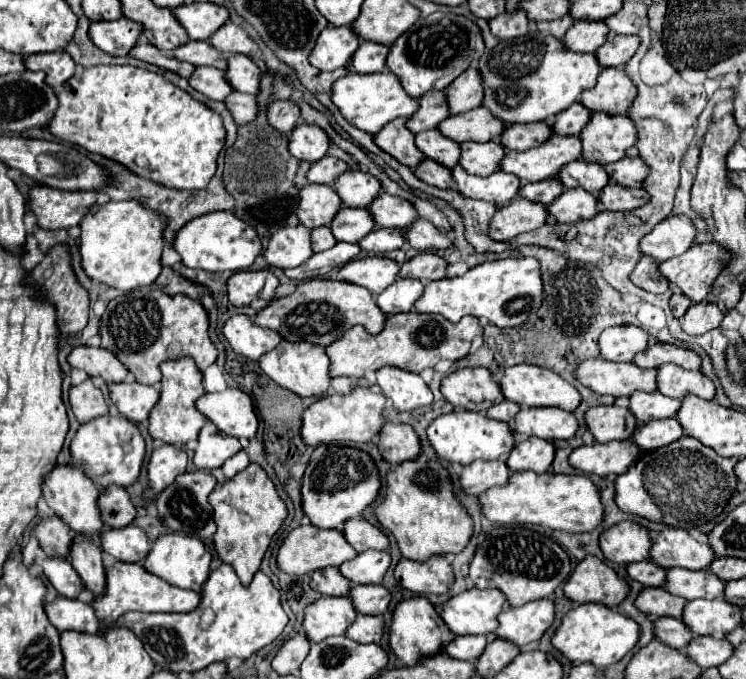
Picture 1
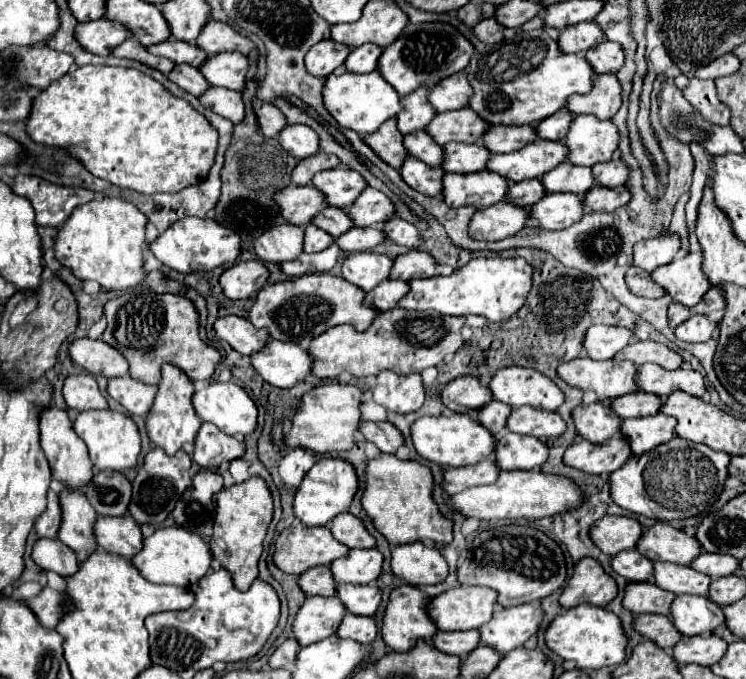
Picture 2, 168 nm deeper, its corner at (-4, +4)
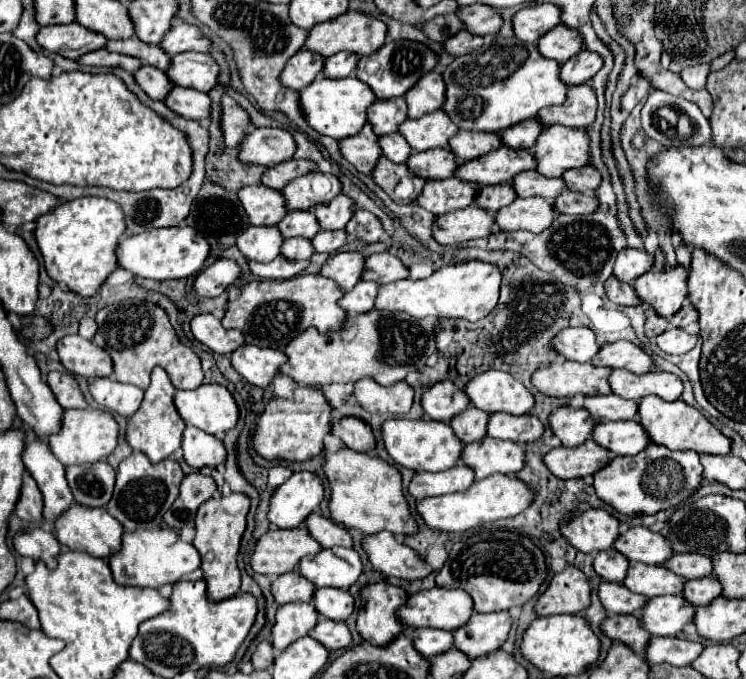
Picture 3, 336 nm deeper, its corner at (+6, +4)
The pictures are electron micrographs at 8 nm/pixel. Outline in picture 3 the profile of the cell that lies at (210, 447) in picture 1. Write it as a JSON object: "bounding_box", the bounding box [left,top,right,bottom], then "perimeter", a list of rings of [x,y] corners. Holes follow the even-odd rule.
{"bounding_box":[182,427,226,467],"perimeter":[[[186,427],[182,439],[184,461],[194,467],[216,467],[226,461],[226,447],[216,437],[200,431],[198,427]]]}

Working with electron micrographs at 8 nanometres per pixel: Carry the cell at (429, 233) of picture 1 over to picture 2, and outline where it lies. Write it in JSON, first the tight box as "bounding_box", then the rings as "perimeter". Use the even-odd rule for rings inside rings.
{"bounding_box":[382,217,420,247],"perimeter":[[[400,217],[388,219],[388,221],[384,223],[382,231],[386,233],[388,239],[392,239],[392,241],[398,243],[398,245],[418,247],[418,243],[420,243],[420,231],[418,231],[412,223],[408,223],[408,221],[400,219]]]}

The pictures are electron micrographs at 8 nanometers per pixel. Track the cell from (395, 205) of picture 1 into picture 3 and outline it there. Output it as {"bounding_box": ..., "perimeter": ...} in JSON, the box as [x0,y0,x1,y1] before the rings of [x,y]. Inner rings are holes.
{"bounding_box":[314,193,356,231],"perimeter":[[[340,193],[330,203],[316,205],[314,207],[314,213],[316,213],[318,223],[320,223],[322,229],[334,231],[334,229],[344,229],[346,227],[346,223],[354,215],[354,207],[356,207],[356,203],[348,195]]]}

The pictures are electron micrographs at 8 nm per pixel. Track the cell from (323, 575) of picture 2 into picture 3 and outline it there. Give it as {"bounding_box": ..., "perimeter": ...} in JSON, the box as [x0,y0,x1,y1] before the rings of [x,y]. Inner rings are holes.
{"bounding_box":[272,571,312,605],"perimeter":[[[296,571],[284,573],[272,583],[272,595],[280,605],[294,601],[312,601],[312,591],[312,583],[308,583],[308,579],[302,579],[302,575]]]}

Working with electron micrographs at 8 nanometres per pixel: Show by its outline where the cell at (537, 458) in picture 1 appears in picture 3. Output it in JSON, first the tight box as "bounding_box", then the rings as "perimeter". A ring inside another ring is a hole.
{"bounding_box":[462,437,526,479],"perimeter":[[[484,437],[480,443],[464,447],[462,459],[474,469],[476,479],[484,479],[494,473],[516,475],[526,463],[526,451],[520,443]]]}

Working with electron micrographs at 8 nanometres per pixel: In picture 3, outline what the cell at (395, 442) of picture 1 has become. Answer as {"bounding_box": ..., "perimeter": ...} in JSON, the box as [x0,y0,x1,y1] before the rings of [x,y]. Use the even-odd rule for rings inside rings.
{"bounding_box":[332,417,376,453],"perimeter":[[[344,417],[340,421],[334,421],[332,433],[338,435],[348,449],[354,449],[358,453],[370,453],[376,449],[376,439],[372,433],[372,427],[356,417]]]}

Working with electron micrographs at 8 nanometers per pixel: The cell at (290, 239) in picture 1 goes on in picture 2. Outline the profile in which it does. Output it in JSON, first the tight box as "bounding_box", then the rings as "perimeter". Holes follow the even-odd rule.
{"bounding_box":[254,225,304,263],"perimeter":[[[276,225],[254,241],[254,251],[262,261],[284,263],[296,259],[302,253],[302,235],[304,229],[298,225]]]}

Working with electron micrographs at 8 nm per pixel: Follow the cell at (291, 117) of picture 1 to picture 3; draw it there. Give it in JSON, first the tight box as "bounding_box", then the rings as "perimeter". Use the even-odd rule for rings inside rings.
{"bounding_box":[222,95,252,147],"perimeter":[[[224,95],[222,99],[222,131],[224,131],[224,145],[226,147],[238,147],[240,139],[248,133],[252,127],[250,113],[240,107],[230,95]]]}

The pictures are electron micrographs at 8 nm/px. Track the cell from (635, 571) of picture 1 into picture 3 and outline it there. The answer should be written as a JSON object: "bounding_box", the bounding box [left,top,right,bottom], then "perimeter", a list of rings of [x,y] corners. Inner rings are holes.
{"bounding_box":[594,547,628,583],"perimeter":[[[614,547],[600,551],[594,557],[594,571],[604,579],[604,581],[612,581],[612,583],[622,583],[624,575],[628,573],[628,559],[624,559],[624,555],[620,555]]]}

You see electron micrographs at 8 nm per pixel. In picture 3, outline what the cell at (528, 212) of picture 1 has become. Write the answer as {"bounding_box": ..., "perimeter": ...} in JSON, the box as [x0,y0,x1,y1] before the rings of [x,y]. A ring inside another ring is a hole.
{"bounding_box":[434,205,494,245],"perimeter":[[[470,205],[460,211],[452,211],[438,217],[434,225],[434,237],[442,245],[464,243],[470,239],[480,239],[492,235],[494,217],[478,205]]]}

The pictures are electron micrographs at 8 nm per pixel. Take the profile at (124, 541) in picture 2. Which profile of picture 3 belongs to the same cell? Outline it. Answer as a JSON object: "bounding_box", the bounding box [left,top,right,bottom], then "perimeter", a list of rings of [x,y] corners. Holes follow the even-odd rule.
{"bounding_box":[54,503,124,559],"perimeter":[[[76,503],[56,521],[54,529],[56,529],[56,539],[64,547],[70,547],[72,551],[86,551],[86,553],[102,557],[102,559],[110,559],[122,547],[124,529],[104,509],[90,509],[90,507],[84,507],[84,505]]]}

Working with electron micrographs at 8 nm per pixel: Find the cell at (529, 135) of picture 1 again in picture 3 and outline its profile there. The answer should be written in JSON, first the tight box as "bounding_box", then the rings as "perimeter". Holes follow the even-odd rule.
{"bounding_box":[450,131,502,159],"perimeter":[[[458,131],[450,139],[450,149],[458,159],[476,159],[494,151],[502,145],[502,137],[498,133],[482,133],[482,131]]]}

